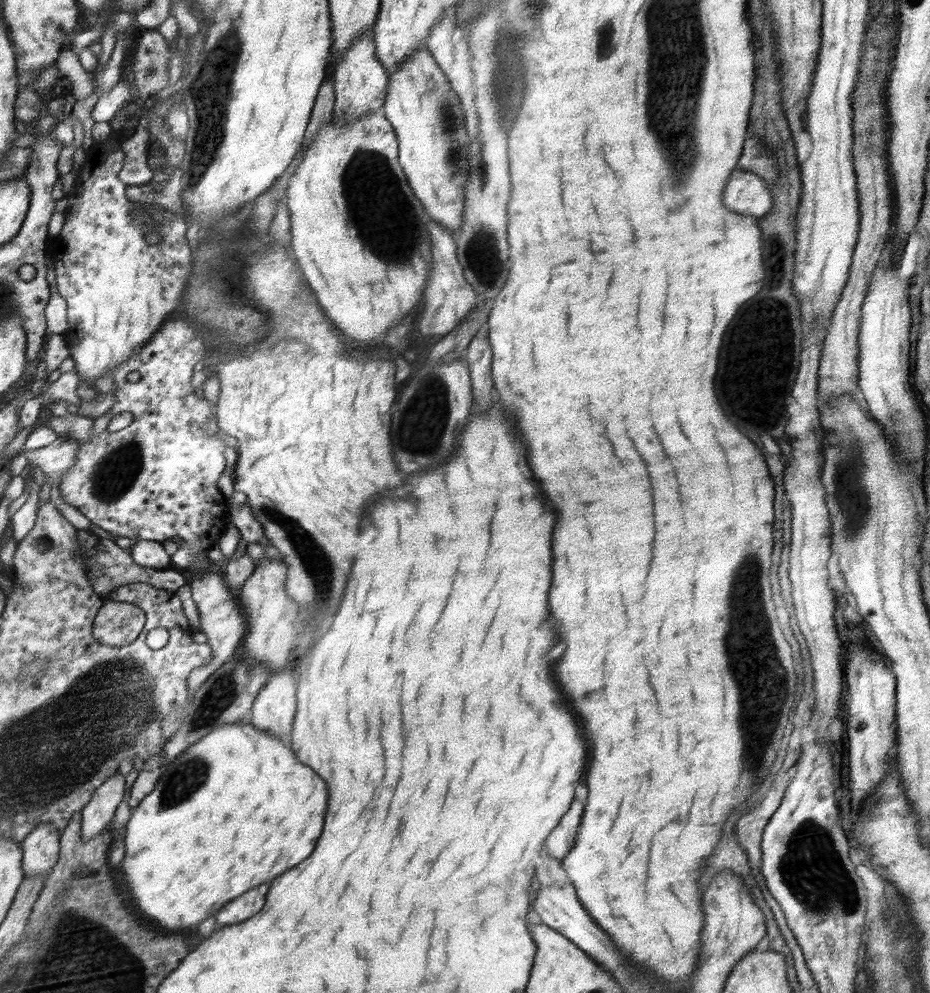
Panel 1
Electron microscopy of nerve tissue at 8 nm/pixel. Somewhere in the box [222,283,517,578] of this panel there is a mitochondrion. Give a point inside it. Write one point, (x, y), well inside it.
(421, 428)

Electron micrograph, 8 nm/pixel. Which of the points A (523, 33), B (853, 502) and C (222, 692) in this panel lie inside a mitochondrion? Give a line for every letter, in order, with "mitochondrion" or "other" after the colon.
A: mitochondrion
B: mitochondrion
C: mitochondrion

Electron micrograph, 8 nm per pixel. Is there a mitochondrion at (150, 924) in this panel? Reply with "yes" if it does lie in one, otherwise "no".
no

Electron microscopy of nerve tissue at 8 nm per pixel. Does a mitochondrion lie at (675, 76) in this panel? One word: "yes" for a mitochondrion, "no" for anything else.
yes

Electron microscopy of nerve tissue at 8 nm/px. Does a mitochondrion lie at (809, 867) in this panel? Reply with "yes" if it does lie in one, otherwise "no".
yes

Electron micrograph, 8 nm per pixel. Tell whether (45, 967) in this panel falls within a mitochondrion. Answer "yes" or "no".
yes

